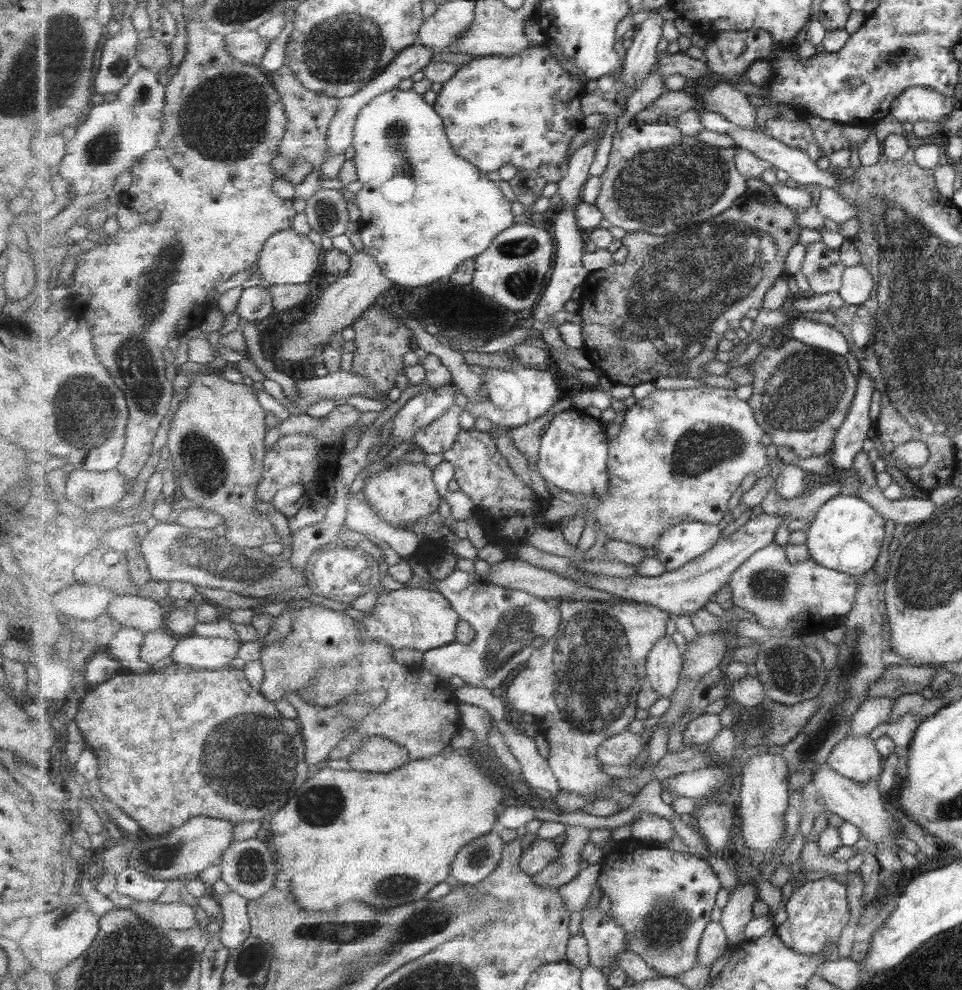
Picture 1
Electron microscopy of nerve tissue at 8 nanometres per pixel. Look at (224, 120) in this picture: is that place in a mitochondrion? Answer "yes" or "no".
yes

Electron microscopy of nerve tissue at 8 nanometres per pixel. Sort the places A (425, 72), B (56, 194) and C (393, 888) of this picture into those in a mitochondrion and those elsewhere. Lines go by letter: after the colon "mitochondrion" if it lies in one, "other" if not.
A: other
B: other
C: mitochondrion

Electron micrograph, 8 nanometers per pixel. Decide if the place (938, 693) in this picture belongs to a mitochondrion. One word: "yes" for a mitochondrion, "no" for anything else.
no

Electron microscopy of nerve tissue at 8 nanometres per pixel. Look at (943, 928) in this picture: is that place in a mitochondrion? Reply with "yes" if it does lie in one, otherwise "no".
no

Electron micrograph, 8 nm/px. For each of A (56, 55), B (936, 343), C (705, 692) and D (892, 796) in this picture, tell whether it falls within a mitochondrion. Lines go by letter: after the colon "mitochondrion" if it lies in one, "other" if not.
A: mitochondrion
B: mitochondrion
C: other
D: other

